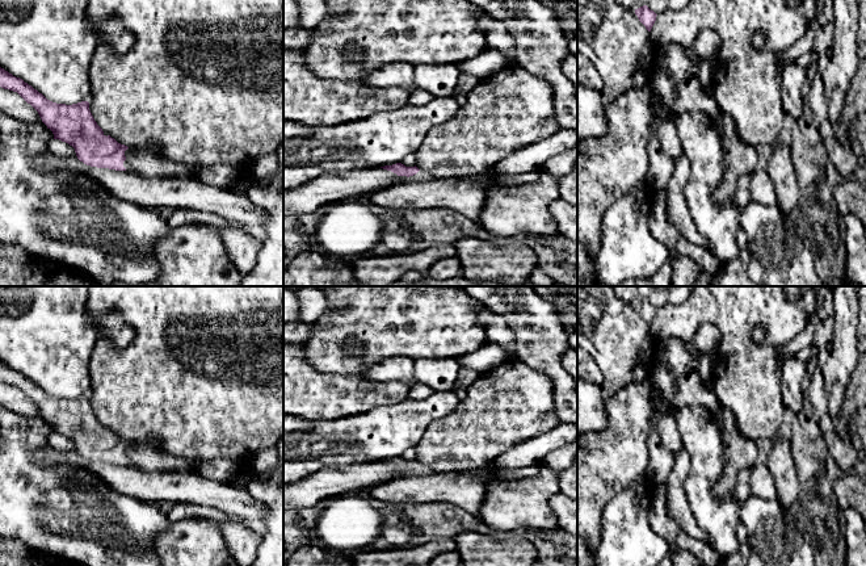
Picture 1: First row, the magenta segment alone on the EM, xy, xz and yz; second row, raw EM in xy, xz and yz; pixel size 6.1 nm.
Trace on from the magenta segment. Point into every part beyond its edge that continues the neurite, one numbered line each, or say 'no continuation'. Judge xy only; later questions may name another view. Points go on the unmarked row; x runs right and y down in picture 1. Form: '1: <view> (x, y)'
1: xy (162, 487)

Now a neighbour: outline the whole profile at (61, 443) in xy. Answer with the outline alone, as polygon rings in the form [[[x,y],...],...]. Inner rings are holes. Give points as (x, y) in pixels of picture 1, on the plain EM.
[[[51,433],[49,436],[49,445],[59,452],[63,452],[63,453],[75,453],[77,452],[76,450],[76,446],[75,446],[75,443],[72,440],[70,440],[68,437],[66,436],[62,436],[59,433]]]

